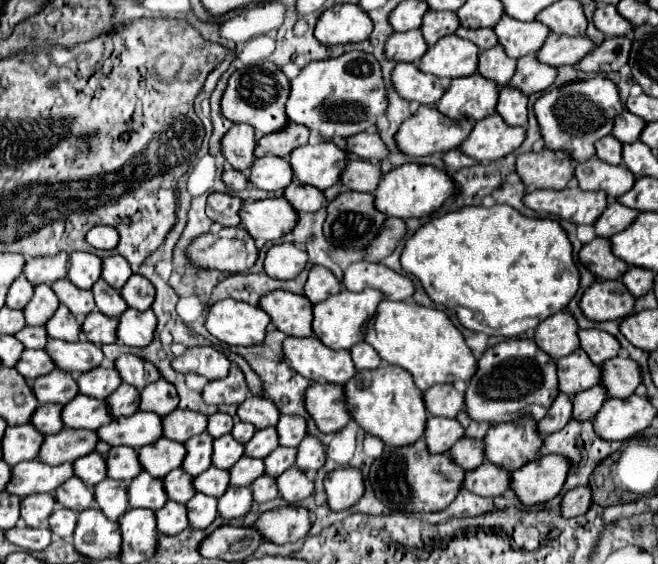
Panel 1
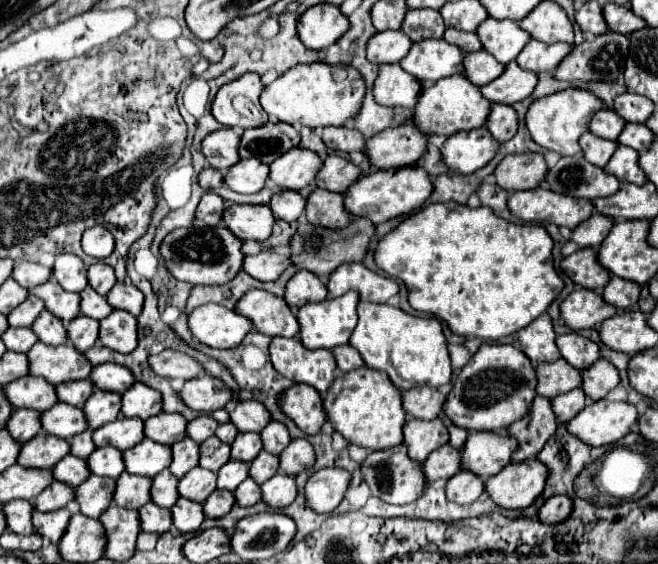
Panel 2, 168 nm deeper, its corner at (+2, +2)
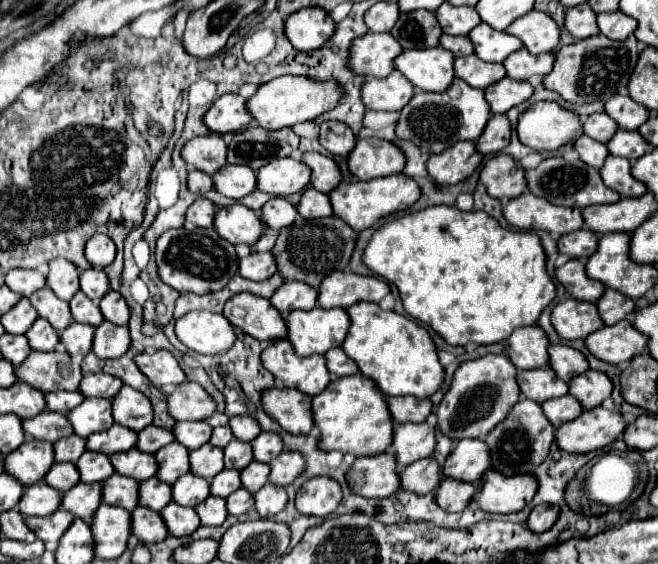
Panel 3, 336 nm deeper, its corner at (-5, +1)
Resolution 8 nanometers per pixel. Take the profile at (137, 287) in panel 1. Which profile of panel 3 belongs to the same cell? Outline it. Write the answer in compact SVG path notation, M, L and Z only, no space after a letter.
M109 290L99 306L101 306L105 320L109 320L113 324L121 326L121 324L127 324L131 318L131 308L127 306L127 300L121 296L121 292Z

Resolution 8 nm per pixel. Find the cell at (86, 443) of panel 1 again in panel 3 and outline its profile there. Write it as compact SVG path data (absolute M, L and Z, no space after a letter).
M35 438L25 440L15 452L11 452L5 458L5 470L25 486L41 482L53 464L55 464L53 444Z

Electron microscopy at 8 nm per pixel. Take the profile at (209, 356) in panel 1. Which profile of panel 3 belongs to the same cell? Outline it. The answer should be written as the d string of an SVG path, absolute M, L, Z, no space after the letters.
M157 350L155 354L137 354L135 362L139 370L157 386L169 386L169 384L181 384L187 380L187 374L181 370L179 362L169 350Z

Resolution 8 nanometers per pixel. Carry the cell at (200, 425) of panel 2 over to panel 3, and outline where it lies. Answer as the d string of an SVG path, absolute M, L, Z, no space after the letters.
M195 420L195 422L177 422L173 426L173 432L177 434L177 442L187 446L189 450L197 450L209 442L213 428L205 420Z

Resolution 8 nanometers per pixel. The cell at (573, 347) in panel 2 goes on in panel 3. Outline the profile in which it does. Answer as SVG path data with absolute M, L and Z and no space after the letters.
M567 344L549 346L549 356L551 356L551 368L565 382L569 382L577 374L583 374L589 370L589 362L587 362L585 354Z

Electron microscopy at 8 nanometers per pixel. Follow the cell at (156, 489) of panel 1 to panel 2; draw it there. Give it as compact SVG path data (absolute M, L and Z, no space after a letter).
M122 473L116 479L114 503L126 509L140 509L150 501L150 479Z

